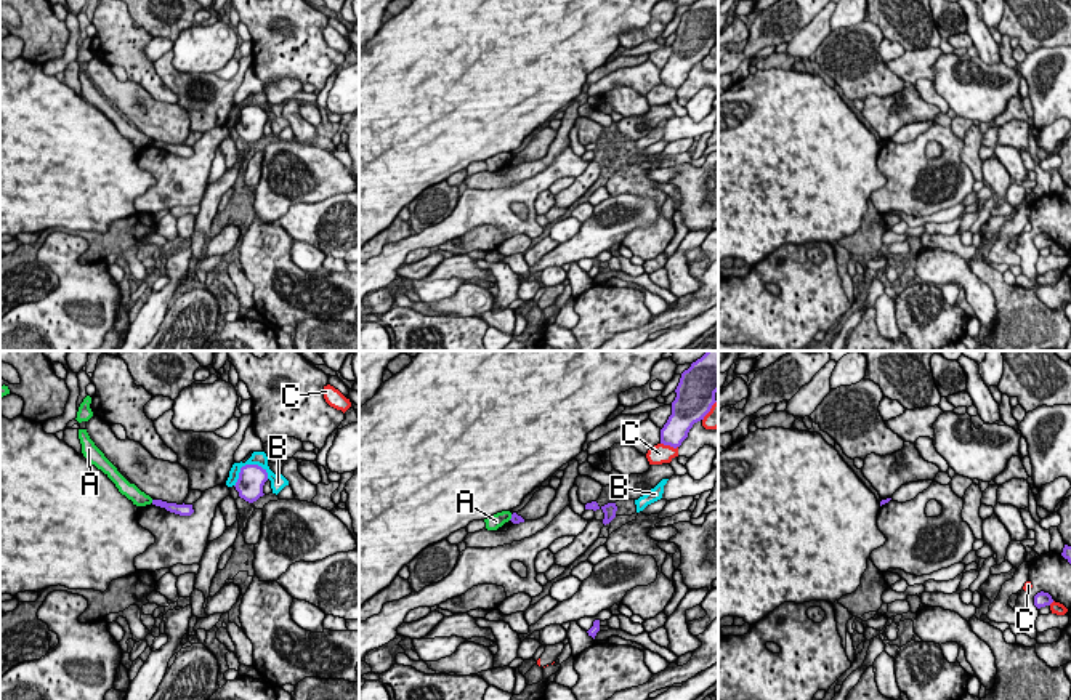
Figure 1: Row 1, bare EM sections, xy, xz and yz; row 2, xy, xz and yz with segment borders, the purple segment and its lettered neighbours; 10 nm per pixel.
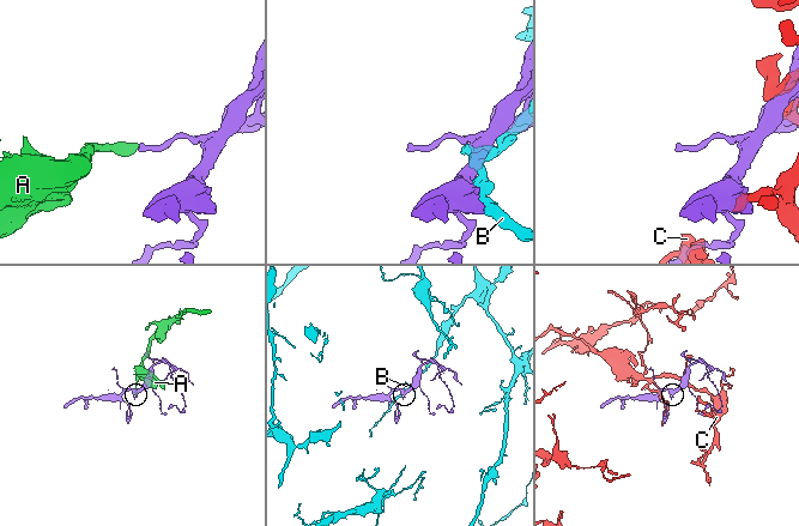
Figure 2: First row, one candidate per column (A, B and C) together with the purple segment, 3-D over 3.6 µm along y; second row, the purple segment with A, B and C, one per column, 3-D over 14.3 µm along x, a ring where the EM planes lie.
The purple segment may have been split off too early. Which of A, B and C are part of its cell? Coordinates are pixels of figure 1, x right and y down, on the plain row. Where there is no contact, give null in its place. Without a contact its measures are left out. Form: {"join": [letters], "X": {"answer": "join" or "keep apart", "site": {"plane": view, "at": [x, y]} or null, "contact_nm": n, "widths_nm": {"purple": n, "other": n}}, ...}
{"join": [], "A": {"answer": "keep apart", "site": {"plane": "xz", "at": [512, 159]}, "contact_nm": 70, "widths_nm": {"purple": 90, "other": 140}}, "B": {"answer": "keep apart", "site": {"plane": "xy", "at": [246, 106]}, "contact_nm": 380, "widths_nm": {"purple": 280, "other": 140}}, "C": {"answer": "keep apart", "site": {"plane": "xz", "at": [669, 85]}, "contact_nm": 180, "widths_nm": {"purple": 240, "other": 200}}}

